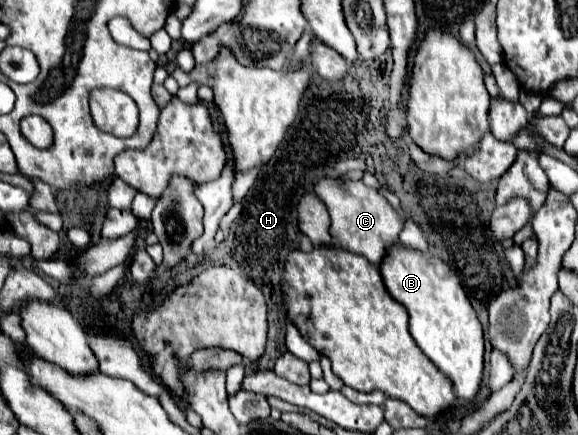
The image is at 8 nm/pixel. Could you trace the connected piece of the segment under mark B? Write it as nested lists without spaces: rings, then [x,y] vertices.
[[[394,246],[384,256],[380,274],[388,292],[406,306],[410,314],[410,334],[420,350],[454,382],[456,396],[472,402],[484,374],[484,330],[456,272],[442,260],[438,264],[422,252]]]

